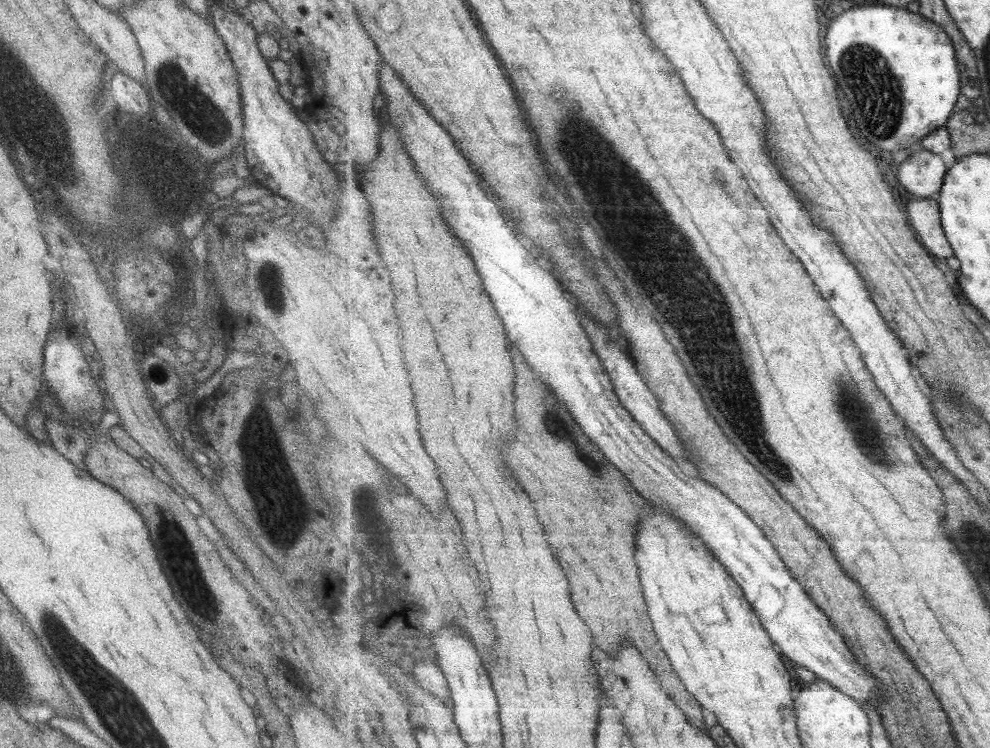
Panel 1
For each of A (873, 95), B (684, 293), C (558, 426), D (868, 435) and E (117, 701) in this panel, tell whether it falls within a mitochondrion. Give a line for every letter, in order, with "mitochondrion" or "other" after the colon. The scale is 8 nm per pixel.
A: mitochondrion
B: mitochondrion
C: mitochondrion
D: mitochondrion
E: mitochondrion

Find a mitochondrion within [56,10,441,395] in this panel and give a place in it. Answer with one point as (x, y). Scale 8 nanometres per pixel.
(196, 122)

